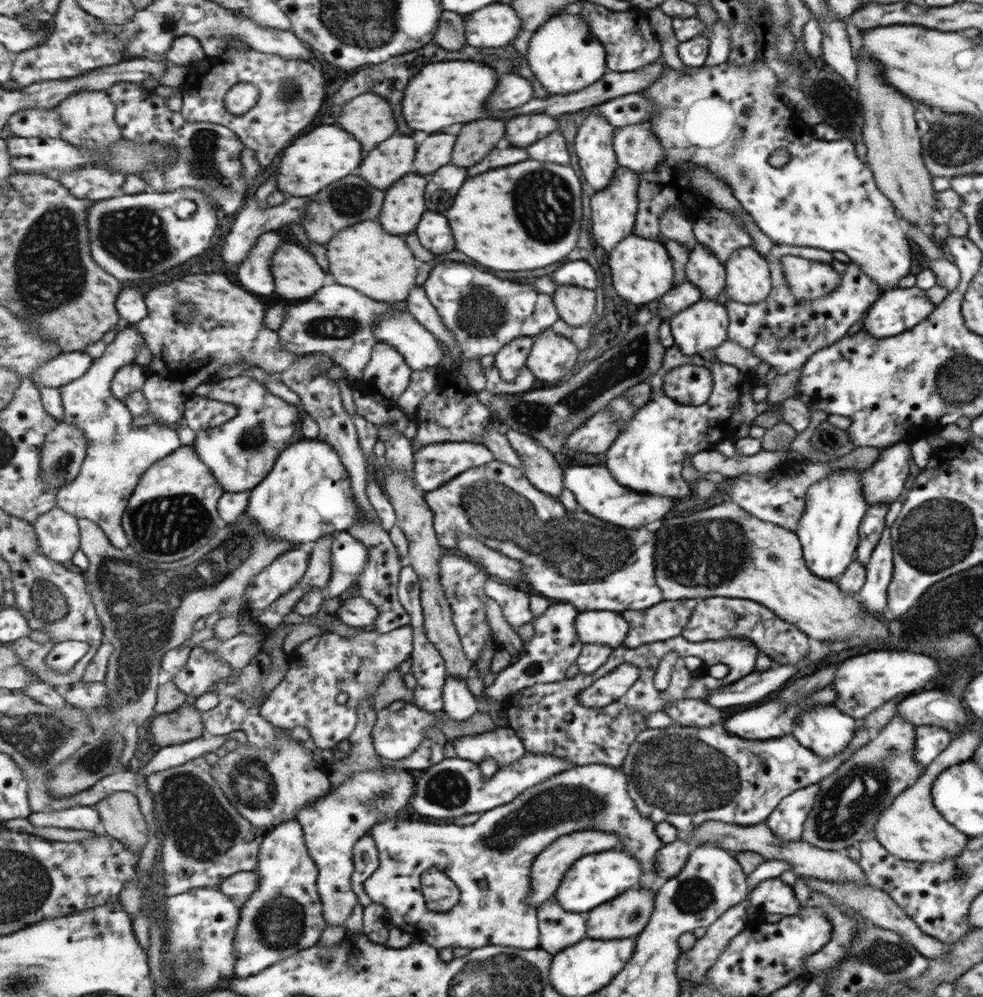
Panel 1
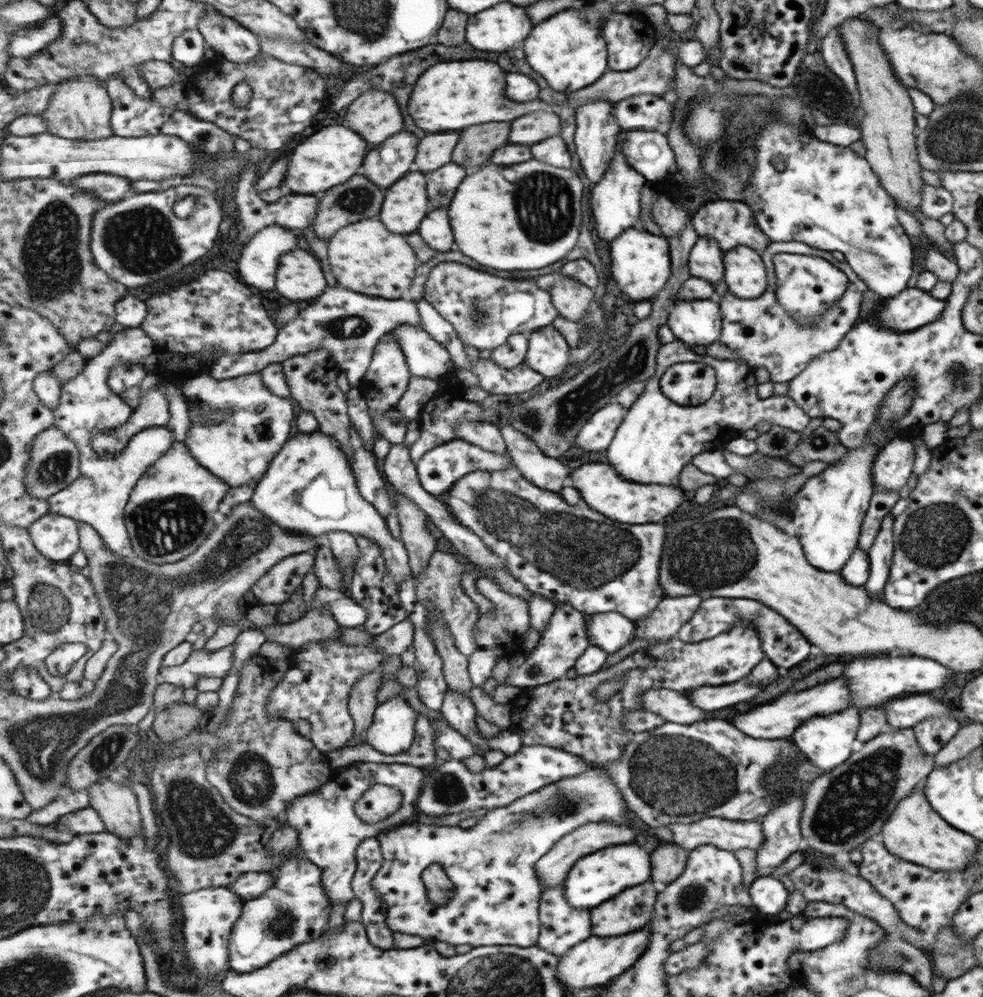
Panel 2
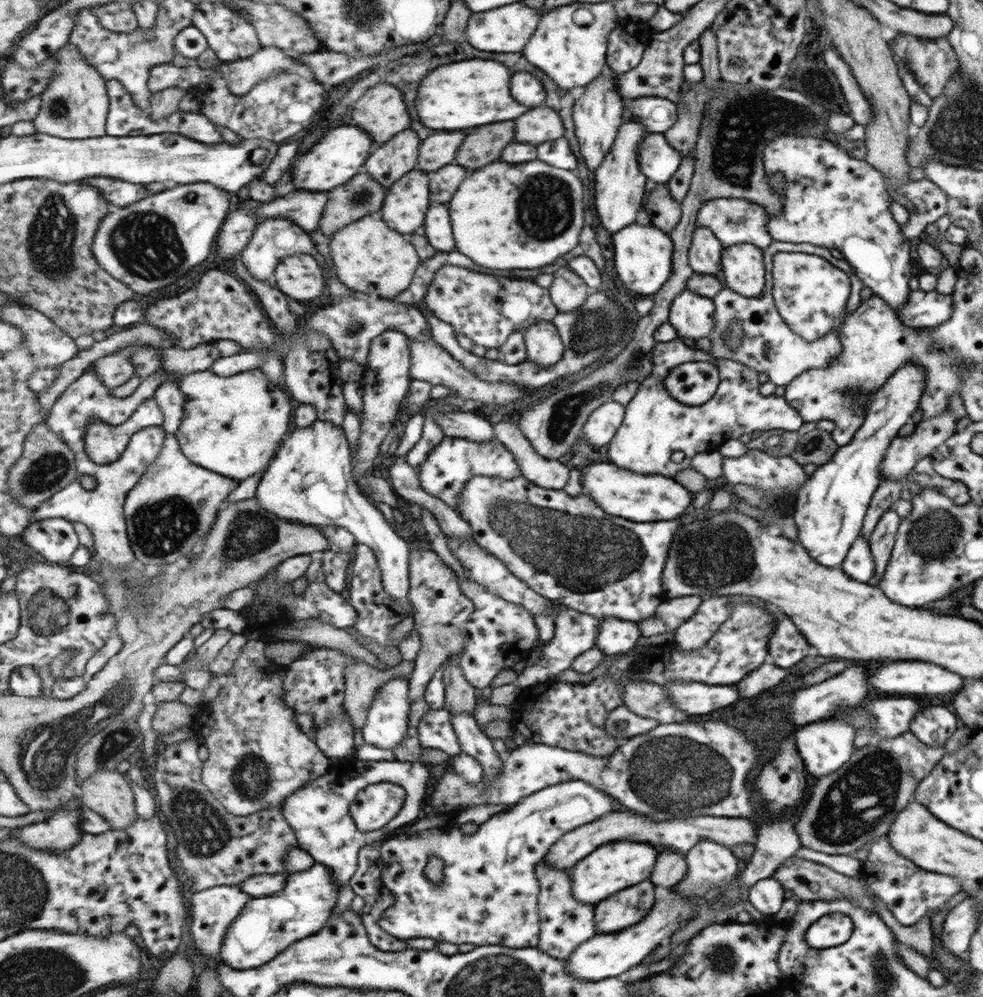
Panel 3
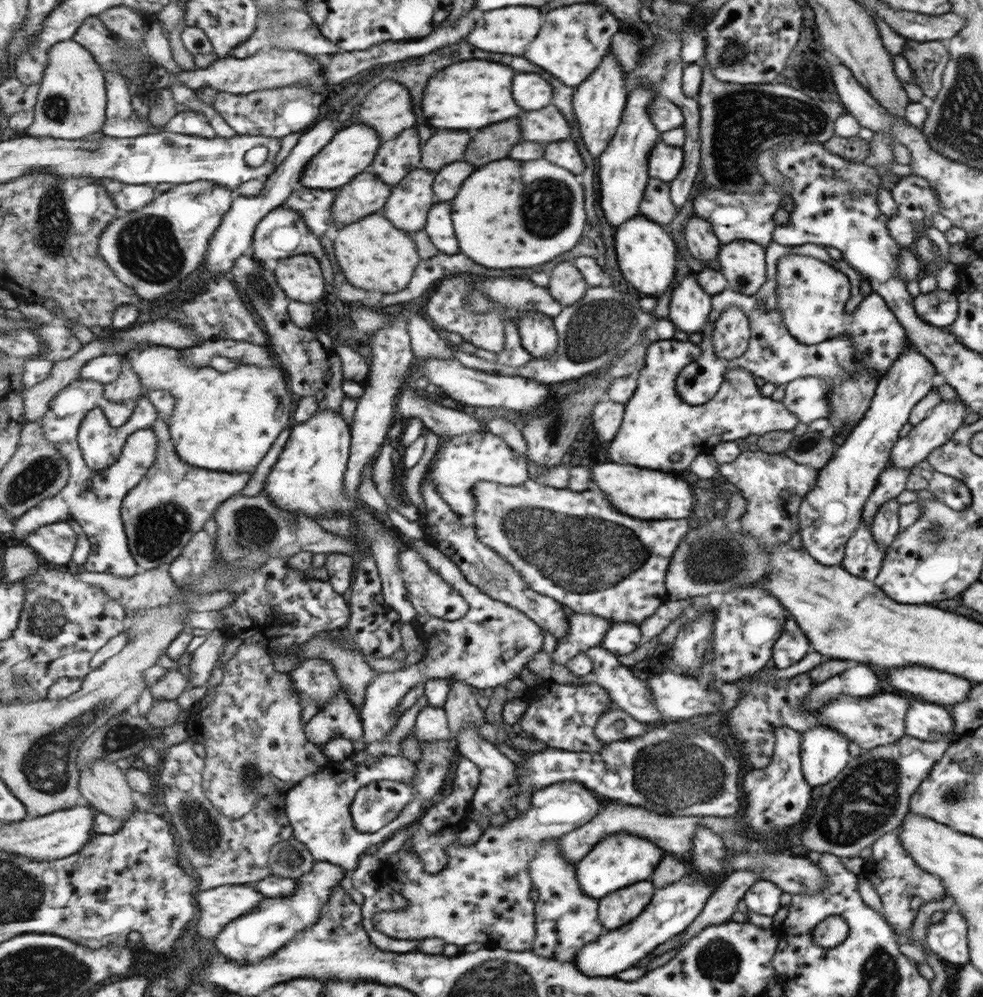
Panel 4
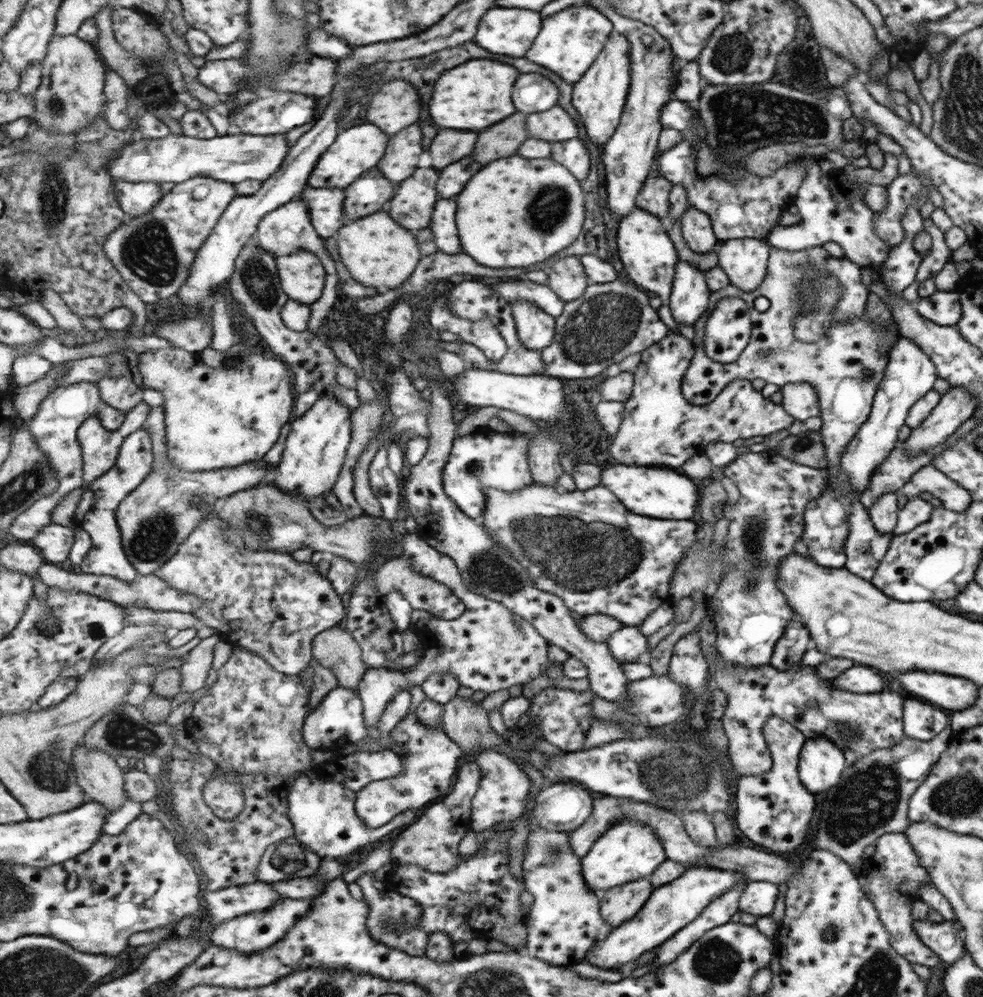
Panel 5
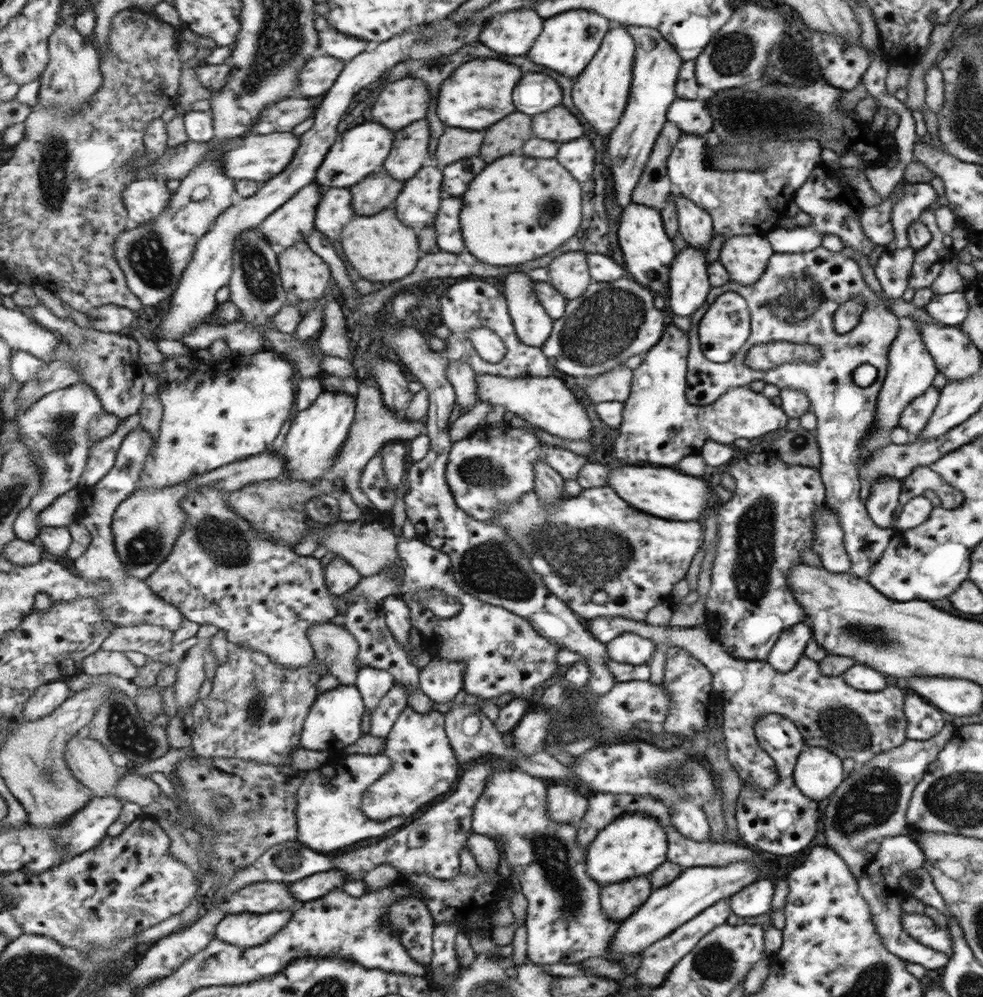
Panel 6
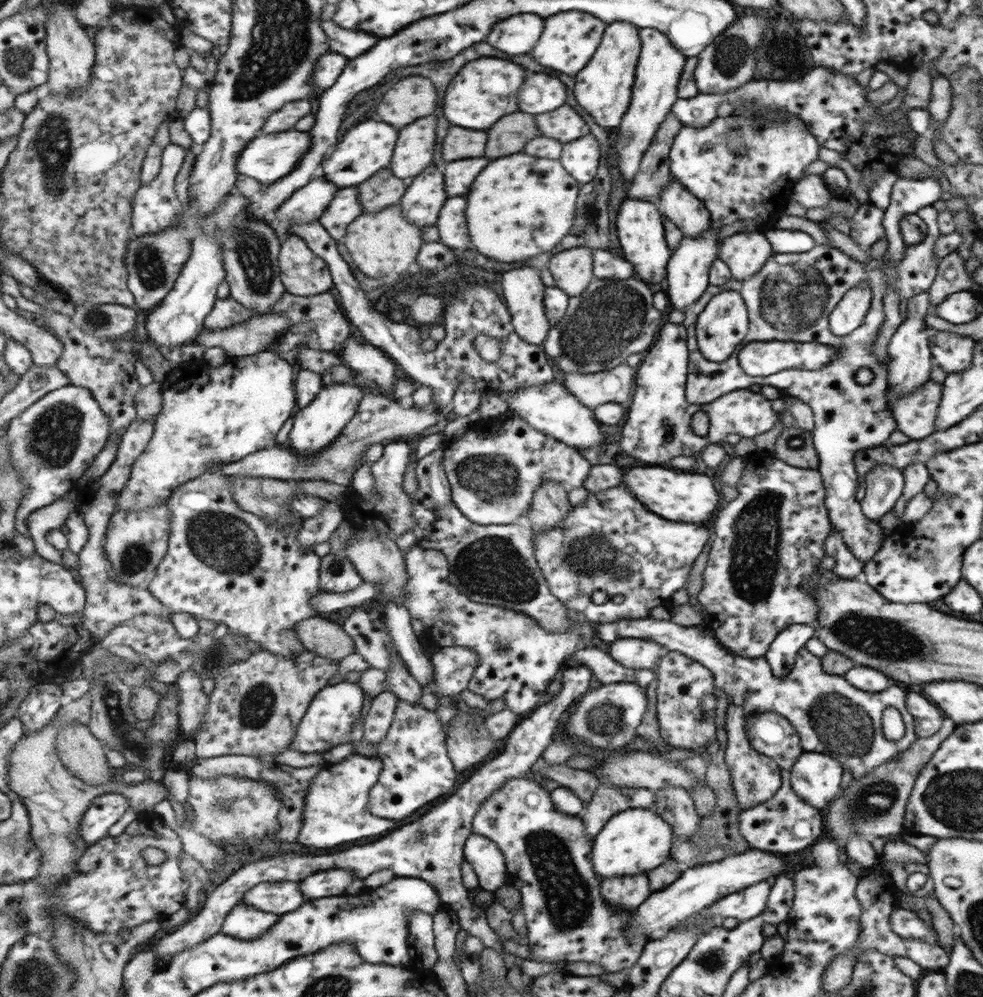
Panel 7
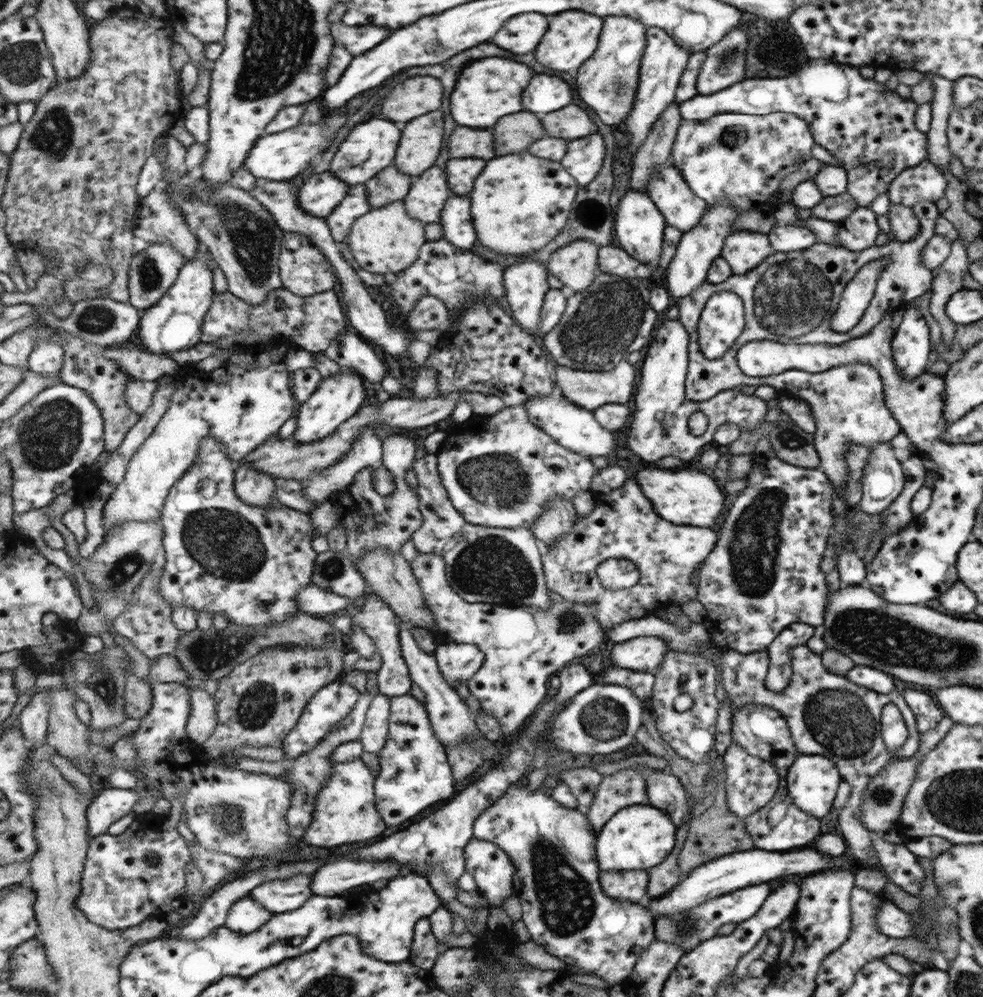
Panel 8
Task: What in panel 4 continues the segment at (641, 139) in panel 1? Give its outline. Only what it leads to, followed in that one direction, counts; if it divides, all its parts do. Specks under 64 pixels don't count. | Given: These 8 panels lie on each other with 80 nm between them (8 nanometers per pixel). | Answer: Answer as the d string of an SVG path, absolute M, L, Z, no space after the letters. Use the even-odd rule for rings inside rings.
M658 137L651 154L647 156L647 164L651 178L657 177L668 183L683 170L684 150L682 147L667 145Z

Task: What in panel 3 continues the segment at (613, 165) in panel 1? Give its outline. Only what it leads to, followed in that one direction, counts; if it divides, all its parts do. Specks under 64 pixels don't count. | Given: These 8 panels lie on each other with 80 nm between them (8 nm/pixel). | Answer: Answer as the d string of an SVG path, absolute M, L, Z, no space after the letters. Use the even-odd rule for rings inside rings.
M608 67L603 68L597 78L584 86L583 93L571 106L574 135L579 145L579 152L589 170L595 170L600 166L623 124L622 108L625 106L625 100L618 93L614 75Z

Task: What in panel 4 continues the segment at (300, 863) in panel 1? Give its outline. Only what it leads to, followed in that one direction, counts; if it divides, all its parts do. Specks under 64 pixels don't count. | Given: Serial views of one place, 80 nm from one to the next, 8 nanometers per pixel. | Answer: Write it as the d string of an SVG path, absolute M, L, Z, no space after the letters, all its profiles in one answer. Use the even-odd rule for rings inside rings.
M317 861L311 872L297 880L300 886L295 894L267 897L257 908L230 922L217 936L216 949L238 963L253 964L279 952L285 944L295 940L295 936L303 934L303 930L318 923L322 908L344 877L345 870L337 864Z

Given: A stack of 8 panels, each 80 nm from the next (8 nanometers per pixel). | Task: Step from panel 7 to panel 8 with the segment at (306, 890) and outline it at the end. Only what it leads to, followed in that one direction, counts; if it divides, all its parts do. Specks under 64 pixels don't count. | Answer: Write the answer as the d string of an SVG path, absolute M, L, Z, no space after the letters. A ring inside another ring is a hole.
M345 857L320 868L313 876L312 891L319 896L341 896L342 892L355 886L386 884L411 874L409 868L403 868L397 862L373 862Z

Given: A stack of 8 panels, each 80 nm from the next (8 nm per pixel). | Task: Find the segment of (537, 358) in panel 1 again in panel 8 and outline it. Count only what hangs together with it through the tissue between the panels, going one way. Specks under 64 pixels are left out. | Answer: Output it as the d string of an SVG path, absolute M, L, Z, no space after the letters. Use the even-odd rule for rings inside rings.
M525 260L506 268L506 305L513 311L512 317L531 336L540 341L543 333L539 331L539 311L545 302L547 285L546 265L537 260Z

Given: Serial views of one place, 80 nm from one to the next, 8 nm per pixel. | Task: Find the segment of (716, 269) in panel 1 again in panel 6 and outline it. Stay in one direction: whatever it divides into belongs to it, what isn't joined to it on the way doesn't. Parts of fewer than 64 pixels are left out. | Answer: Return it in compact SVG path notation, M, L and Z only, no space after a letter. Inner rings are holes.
M679 192L672 203L676 210L678 238L698 249L707 249L715 234L710 213Z

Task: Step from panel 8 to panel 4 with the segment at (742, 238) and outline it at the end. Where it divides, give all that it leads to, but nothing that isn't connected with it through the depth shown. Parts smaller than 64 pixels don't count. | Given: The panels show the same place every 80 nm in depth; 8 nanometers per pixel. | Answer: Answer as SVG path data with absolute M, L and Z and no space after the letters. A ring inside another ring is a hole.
M748 240L721 244L721 250L719 250L716 260L727 281L727 288L734 289L735 292L746 293L749 296L756 293L758 288L766 282L765 251L760 244Z

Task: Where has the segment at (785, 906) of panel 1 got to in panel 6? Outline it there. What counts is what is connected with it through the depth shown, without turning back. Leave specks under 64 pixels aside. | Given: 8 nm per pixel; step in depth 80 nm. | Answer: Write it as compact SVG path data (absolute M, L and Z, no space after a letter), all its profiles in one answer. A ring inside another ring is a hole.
M757 880L743 890L730 896L730 912L741 918L751 918L770 911L770 902L774 896L774 883L770 880Z

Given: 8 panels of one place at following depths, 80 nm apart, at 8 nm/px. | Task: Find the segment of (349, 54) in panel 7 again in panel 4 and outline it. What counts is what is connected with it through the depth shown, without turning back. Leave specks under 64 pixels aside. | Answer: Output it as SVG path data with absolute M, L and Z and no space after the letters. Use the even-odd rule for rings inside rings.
M291 9L279 12L271 18L271 14L268 14L266 10L262 10L260 13L260 19L258 20L258 29L250 36L246 41L243 41L237 48L233 49L230 54L231 57L243 59L253 56L259 52L261 48L279 48L286 51L290 51L294 48L296 51L304 52L305 54L322 57L331 54L337 54L342 49L339 48L338 44L330 41L323 33L319 30L317 23L314 22L314 18L305 10Z

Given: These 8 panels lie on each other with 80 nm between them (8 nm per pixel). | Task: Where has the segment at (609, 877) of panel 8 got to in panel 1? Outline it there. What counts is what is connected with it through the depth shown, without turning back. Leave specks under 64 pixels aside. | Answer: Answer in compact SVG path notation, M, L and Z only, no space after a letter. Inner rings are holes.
M633 886L586 913L586 939L605 941L636 937L645 930L651 910L654 910L651 891Z

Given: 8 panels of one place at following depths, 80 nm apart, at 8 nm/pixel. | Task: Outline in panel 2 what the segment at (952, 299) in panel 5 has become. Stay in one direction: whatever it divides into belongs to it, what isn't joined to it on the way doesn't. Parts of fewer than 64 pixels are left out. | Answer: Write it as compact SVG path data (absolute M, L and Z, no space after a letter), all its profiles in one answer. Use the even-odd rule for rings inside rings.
M917 287L906 288L892 298L877 304L872 322L879 328L893 332L915 331L915 328L939 319L946 302L933 298L928 291Z

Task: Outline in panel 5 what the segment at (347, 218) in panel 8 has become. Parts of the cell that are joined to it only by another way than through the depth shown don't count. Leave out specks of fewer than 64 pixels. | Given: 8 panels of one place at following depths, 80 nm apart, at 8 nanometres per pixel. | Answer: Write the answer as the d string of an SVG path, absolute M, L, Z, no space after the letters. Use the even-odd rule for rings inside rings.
M308 186L297 199L308 202L312 223L325 240L345 224L344 202L347 195L341 188L313 188Z

